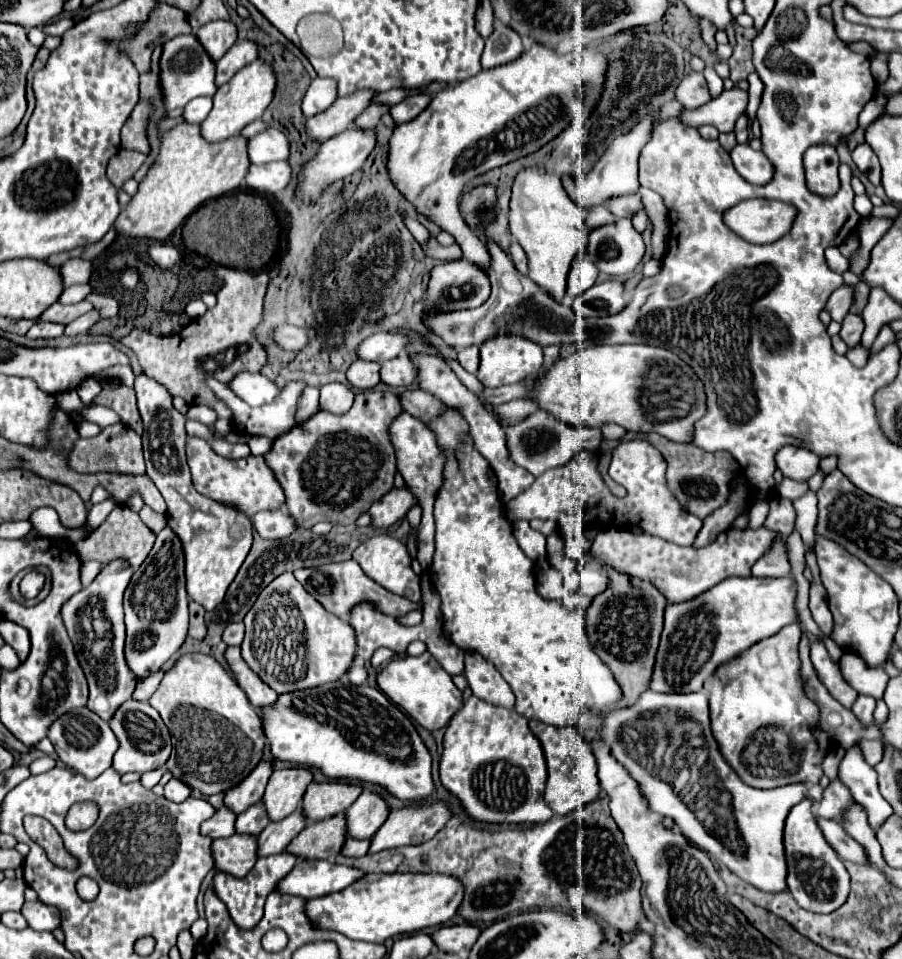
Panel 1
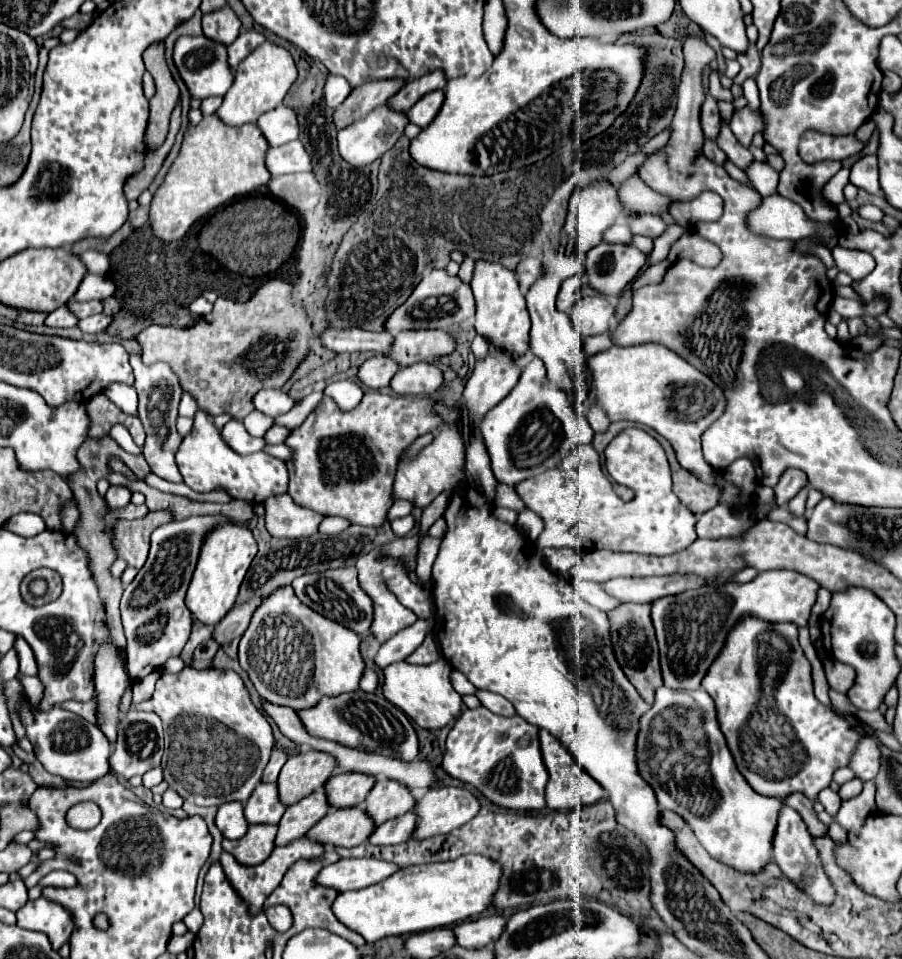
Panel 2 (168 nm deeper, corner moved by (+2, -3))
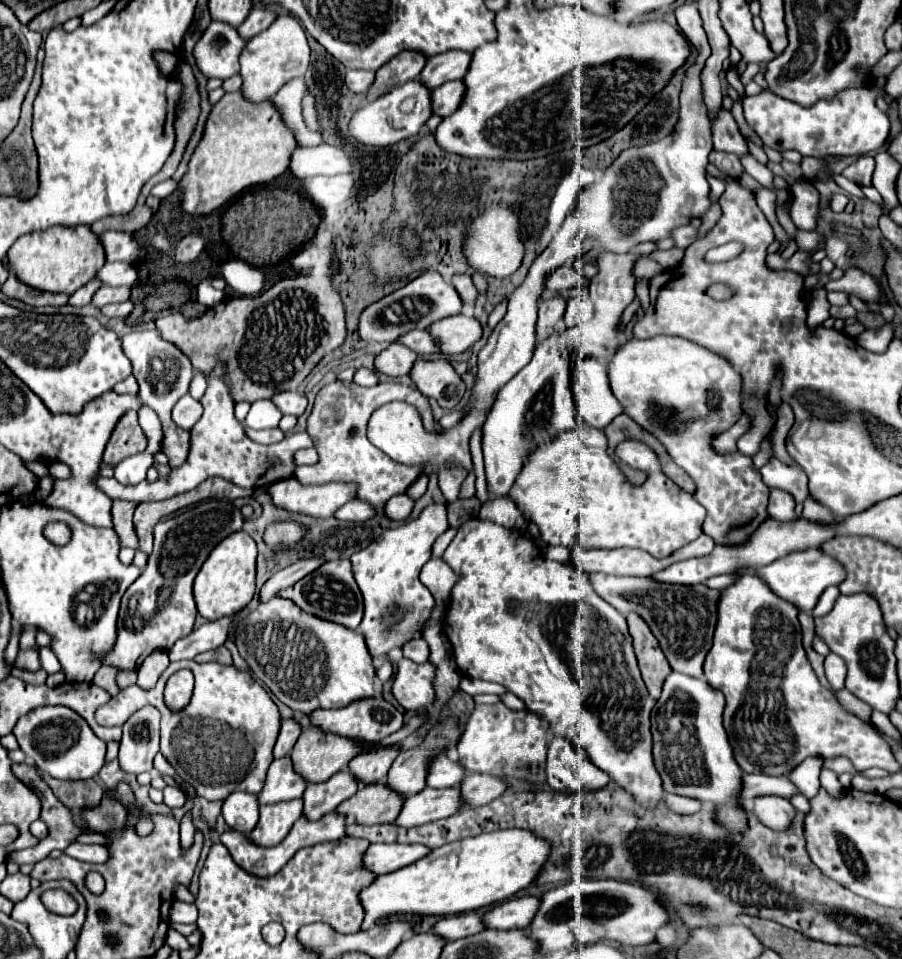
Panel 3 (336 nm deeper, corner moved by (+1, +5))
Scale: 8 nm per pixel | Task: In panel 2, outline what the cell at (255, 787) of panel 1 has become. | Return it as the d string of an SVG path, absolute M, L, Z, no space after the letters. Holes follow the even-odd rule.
M275 748L275 750L271 752L271 760L269 760L269 764L267 764L265 772L263 772L263 782L275 782L277 776L279 776L279 772L281 772L281 768L283 768L283 764L287 762L287 758L289 758L289 756L287 756L285 750Z

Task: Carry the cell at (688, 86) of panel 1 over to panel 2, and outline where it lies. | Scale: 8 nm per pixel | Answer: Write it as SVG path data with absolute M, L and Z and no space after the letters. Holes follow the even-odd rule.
M707 96L703 110L701 110L701 126L707 138L715 140L719 134L719 126L721 126L721 116L719 116L719 106L717 100L713 96Z

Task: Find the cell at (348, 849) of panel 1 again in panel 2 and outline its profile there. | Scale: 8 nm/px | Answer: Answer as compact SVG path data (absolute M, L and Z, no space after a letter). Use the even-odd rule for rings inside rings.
M407 812L401 818L391 818L377 826L377 830L371 834L369 842L377 846L391 846L391 844L401 844L413 838L417 826L417 814Z

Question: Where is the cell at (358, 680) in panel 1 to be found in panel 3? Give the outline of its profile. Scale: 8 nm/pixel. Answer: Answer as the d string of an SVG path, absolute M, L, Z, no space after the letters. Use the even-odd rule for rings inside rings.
M376 658L374 664L376 664L376 682L384 684L386 680L390 680L390 676L392 676L392 664L386 658Z

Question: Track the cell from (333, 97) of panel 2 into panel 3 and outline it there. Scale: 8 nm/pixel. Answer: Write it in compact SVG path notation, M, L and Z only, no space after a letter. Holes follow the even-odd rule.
M348 70L344 84L350 92L364 92L368 90L368 86L372 84L374 72L366 72L366 70Z

